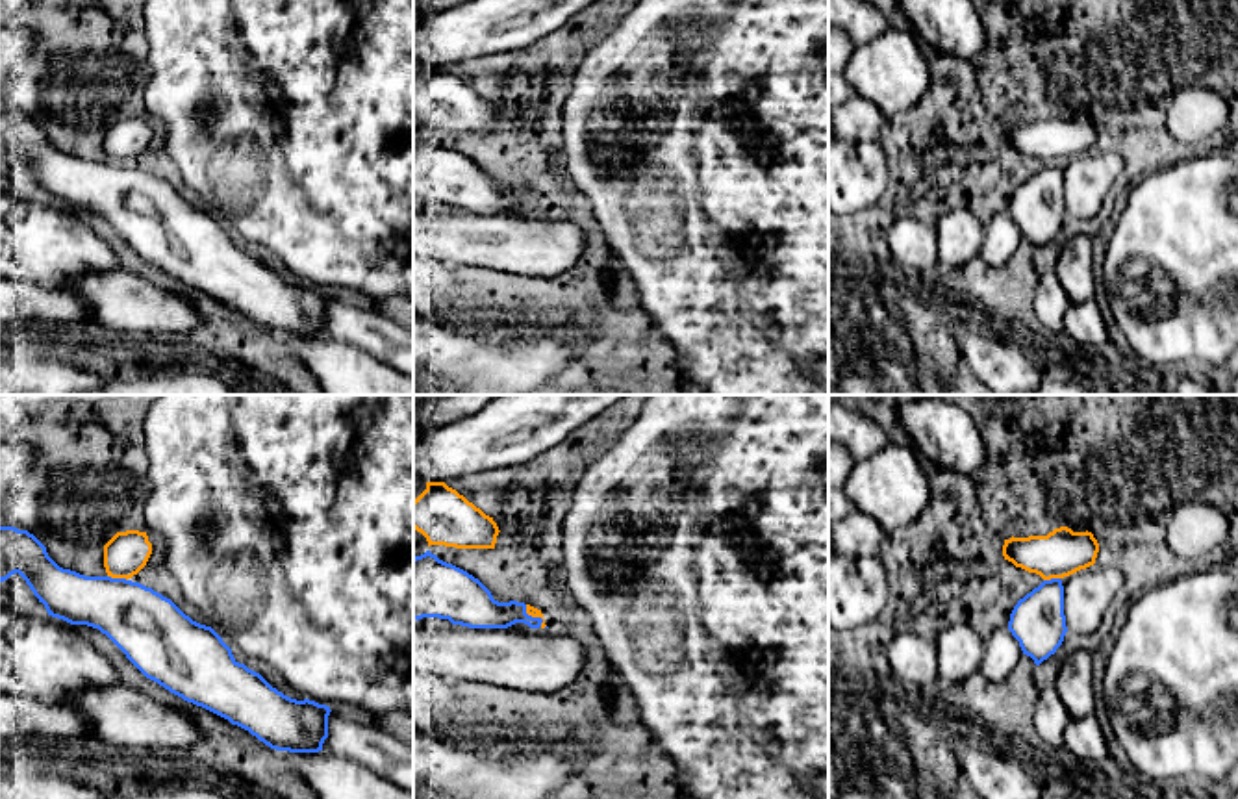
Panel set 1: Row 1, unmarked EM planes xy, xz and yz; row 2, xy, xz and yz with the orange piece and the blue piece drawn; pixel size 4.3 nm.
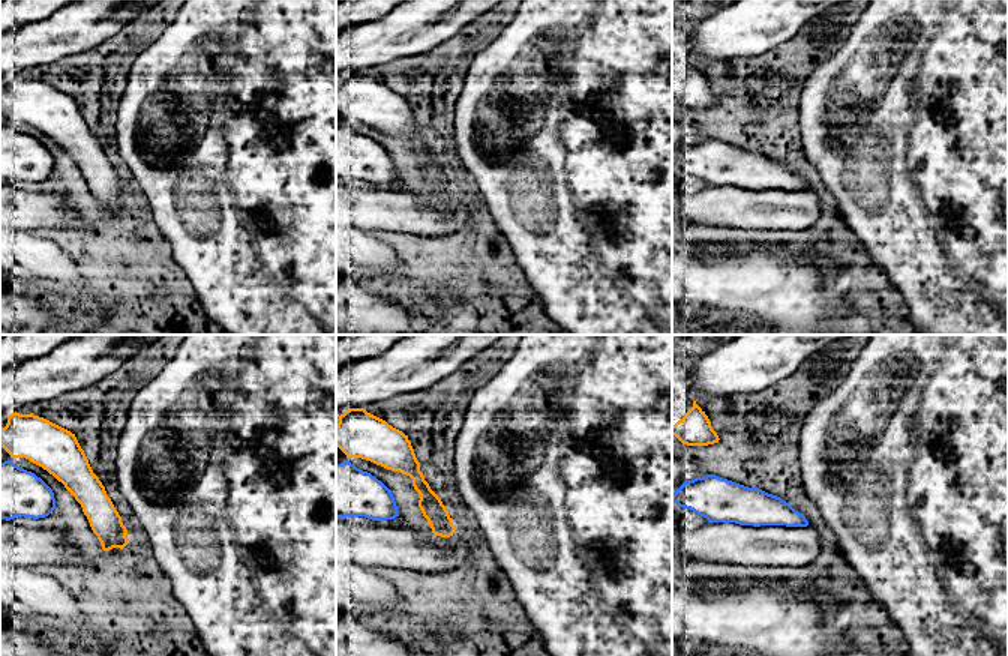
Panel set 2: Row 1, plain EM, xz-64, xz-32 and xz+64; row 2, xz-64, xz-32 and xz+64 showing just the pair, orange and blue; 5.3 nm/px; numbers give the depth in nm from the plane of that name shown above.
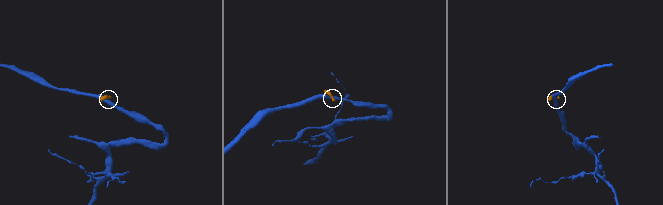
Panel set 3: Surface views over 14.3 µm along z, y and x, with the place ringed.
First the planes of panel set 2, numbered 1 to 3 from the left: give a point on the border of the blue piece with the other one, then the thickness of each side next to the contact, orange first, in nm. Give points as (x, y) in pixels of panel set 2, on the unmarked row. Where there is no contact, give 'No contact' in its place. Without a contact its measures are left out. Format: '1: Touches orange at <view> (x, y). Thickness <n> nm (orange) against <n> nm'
1: No contact
2: No contact
3: No contact

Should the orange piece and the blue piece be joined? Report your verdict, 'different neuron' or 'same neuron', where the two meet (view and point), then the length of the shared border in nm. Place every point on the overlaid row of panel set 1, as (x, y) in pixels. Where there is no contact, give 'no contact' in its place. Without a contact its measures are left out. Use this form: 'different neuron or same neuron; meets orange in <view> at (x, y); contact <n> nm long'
different neuron; meets orange in xy at (117, 577); contact 90 nm long

